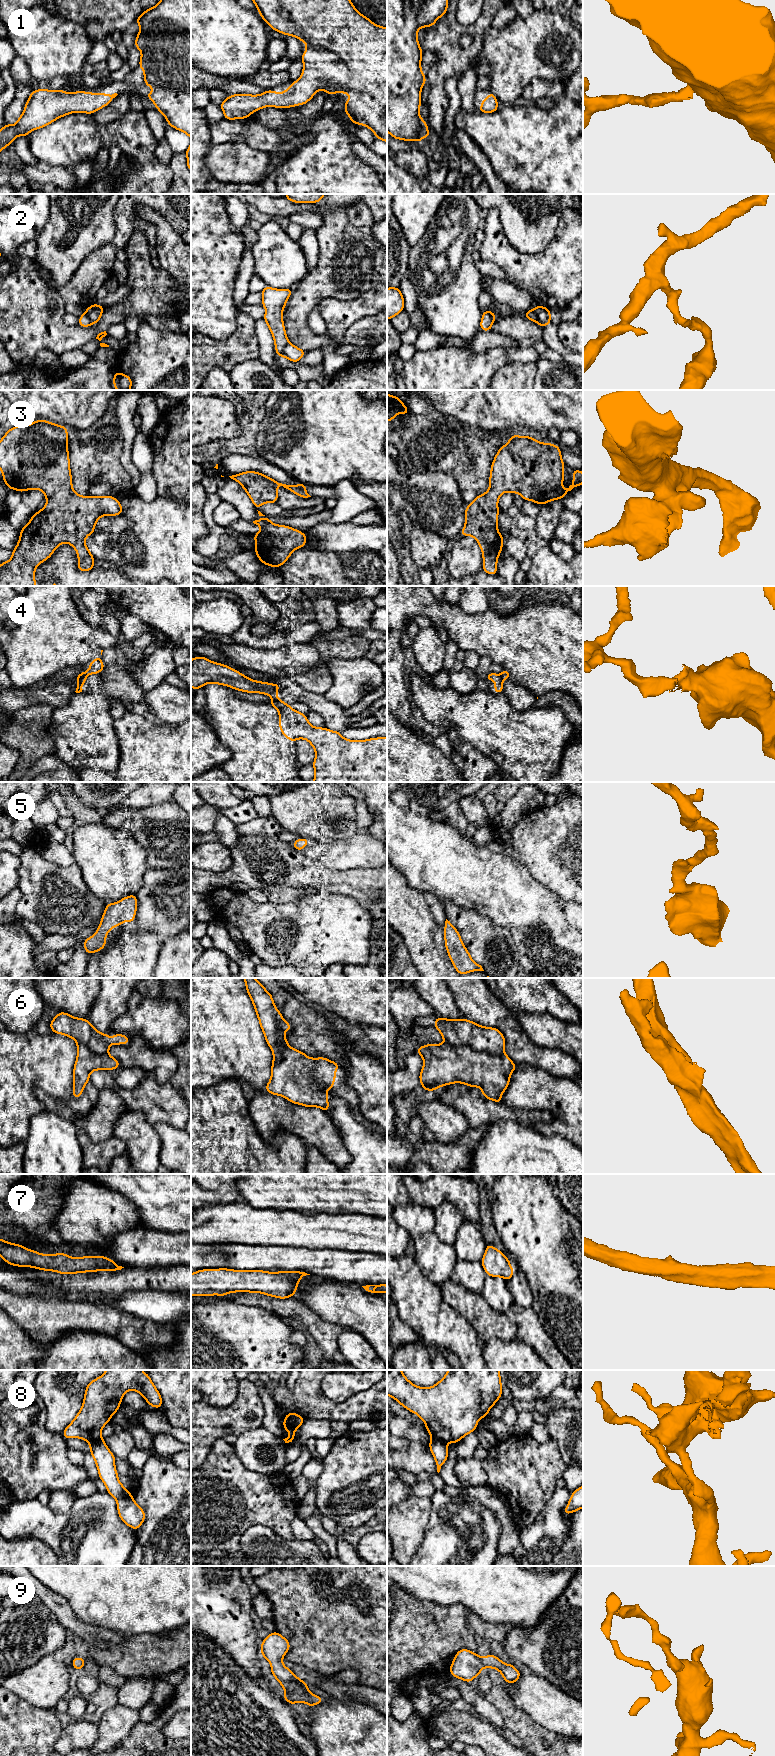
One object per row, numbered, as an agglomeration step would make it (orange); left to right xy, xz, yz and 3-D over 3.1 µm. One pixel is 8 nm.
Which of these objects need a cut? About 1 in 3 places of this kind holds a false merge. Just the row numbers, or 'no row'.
2, 4, 6, 8

